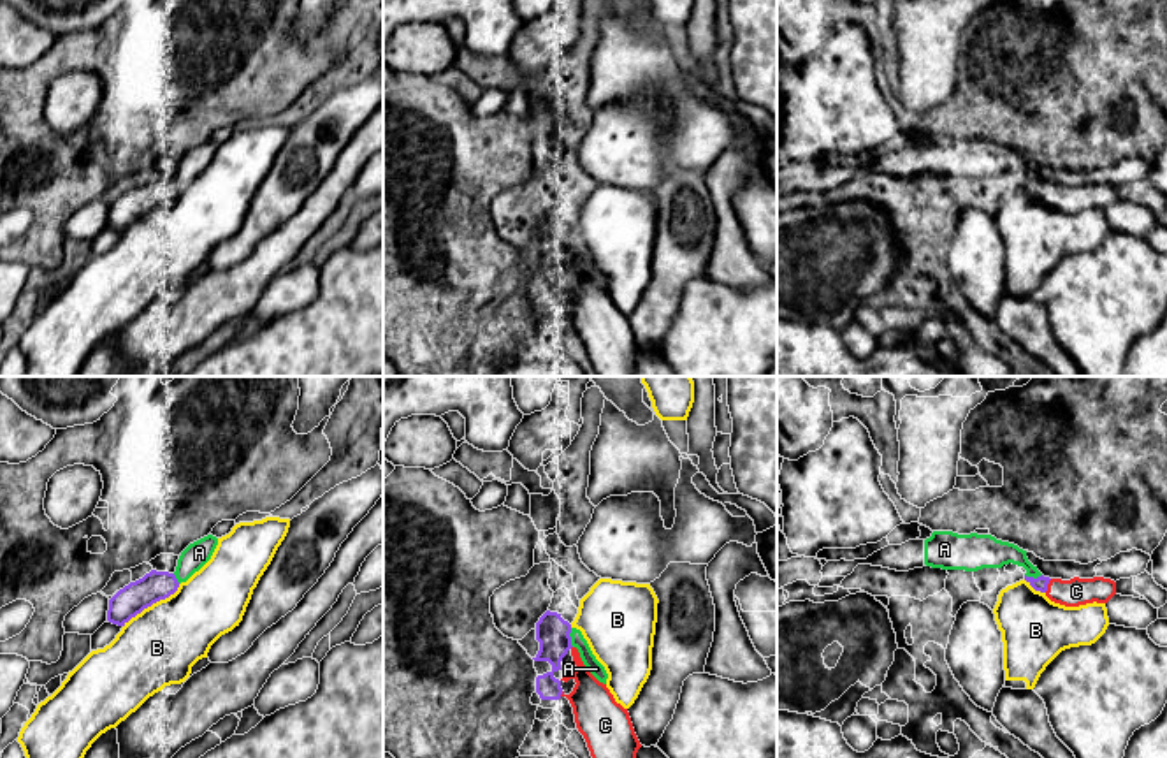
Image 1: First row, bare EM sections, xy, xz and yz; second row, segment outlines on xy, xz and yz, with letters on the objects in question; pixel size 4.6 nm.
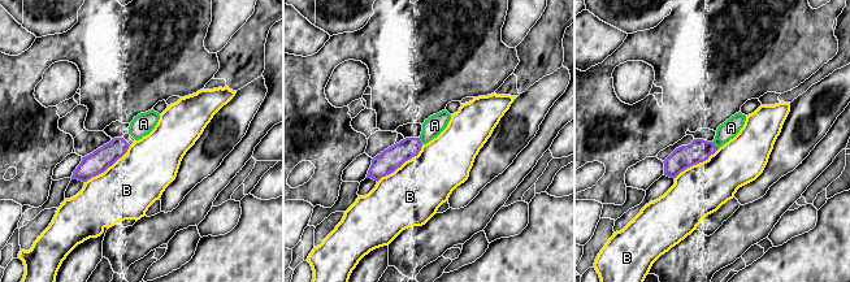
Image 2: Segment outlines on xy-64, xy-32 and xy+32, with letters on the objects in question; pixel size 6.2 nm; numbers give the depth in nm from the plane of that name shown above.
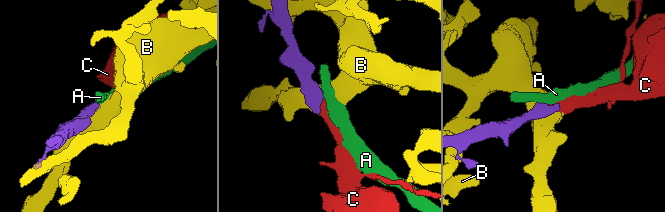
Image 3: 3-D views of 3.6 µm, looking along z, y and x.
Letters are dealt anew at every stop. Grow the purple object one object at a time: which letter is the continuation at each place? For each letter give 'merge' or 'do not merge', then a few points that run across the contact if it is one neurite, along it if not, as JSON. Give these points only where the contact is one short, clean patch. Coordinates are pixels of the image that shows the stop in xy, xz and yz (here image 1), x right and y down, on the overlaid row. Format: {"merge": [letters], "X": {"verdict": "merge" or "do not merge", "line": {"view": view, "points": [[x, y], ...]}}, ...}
{"merge": ["C"], "A": {"verdict": "do not merge"}, "B": {"verdict": "do not merge"}, "C": {"verdict": "merge"}}

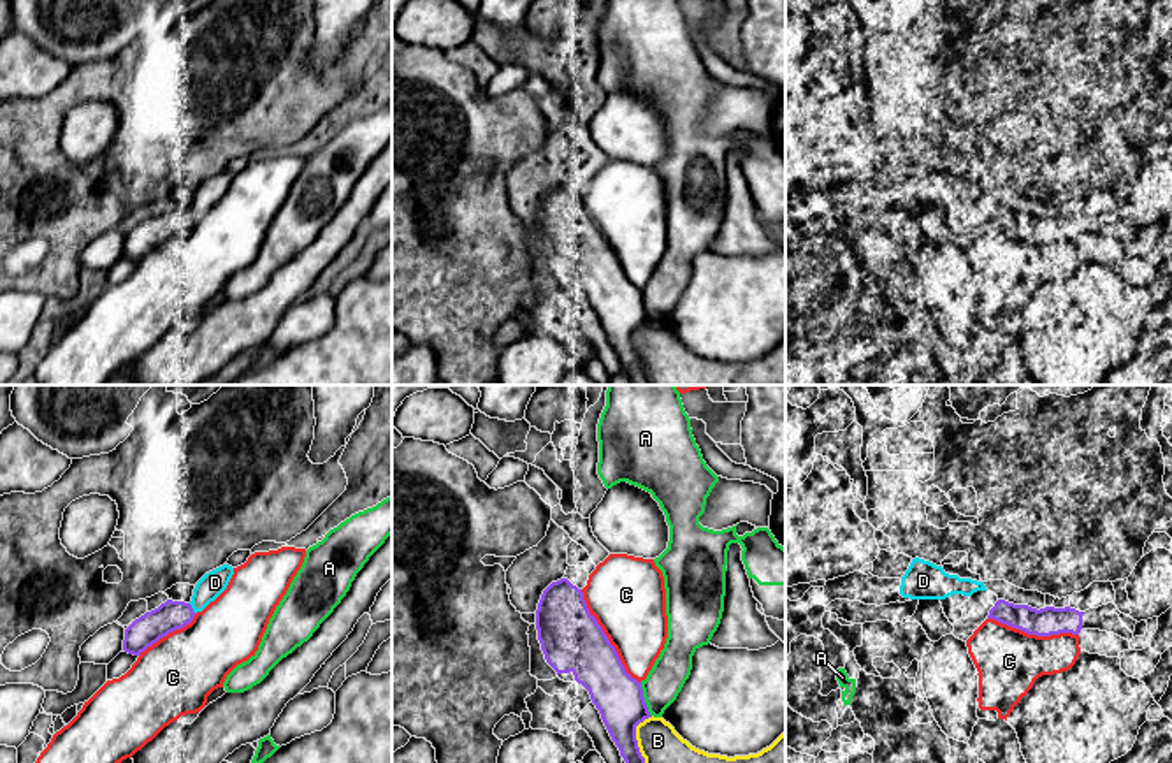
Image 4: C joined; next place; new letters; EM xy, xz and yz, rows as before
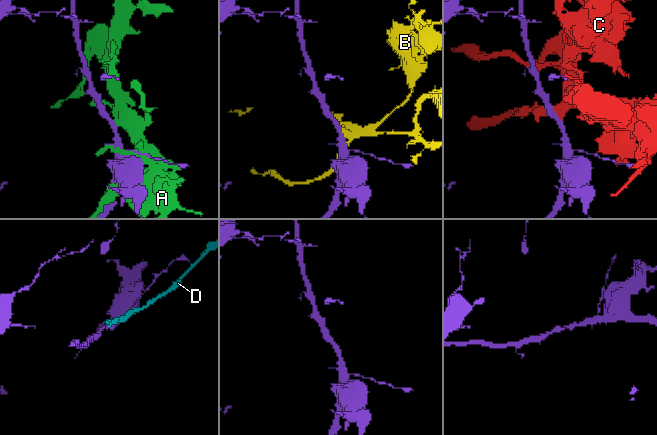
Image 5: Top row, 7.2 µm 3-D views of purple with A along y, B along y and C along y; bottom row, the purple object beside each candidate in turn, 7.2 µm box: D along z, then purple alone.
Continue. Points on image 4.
{"merge": [], "A": {"verdict": "do not merge"}, "B": {"verdict": "do not merge"}, "C": {"verdict": "do not merge"}, "D": {"verdict": "do not merge"}}

